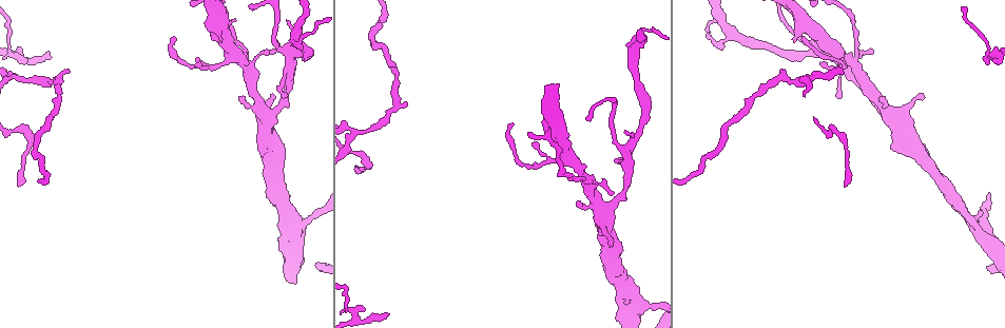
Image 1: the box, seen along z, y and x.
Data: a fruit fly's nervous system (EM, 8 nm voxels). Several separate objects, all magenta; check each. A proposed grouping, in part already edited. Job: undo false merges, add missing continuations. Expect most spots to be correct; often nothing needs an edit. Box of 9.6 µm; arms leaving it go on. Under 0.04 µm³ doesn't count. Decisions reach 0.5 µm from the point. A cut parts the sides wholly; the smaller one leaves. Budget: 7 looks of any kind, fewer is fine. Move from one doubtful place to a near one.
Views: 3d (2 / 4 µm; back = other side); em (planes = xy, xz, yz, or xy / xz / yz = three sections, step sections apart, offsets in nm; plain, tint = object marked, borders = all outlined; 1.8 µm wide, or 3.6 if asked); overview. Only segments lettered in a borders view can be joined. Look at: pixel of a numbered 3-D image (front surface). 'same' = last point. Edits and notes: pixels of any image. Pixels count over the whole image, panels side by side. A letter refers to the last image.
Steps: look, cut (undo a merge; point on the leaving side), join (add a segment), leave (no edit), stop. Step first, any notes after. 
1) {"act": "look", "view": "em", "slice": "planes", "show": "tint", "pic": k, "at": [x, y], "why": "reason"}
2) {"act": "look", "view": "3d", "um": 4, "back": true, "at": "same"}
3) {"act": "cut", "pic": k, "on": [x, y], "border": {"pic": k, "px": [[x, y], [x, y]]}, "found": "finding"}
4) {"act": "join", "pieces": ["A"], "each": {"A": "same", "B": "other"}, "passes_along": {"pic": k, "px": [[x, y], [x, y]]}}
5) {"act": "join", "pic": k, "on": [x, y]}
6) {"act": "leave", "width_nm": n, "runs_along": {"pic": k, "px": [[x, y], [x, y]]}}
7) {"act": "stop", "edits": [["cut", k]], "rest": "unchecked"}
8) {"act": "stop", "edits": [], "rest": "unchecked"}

{"act": "look", "view": "em", "slice": "xz", "step": 16, "show": "tint", "pic": 1, "at": [839, 94], "why": "thin end"}

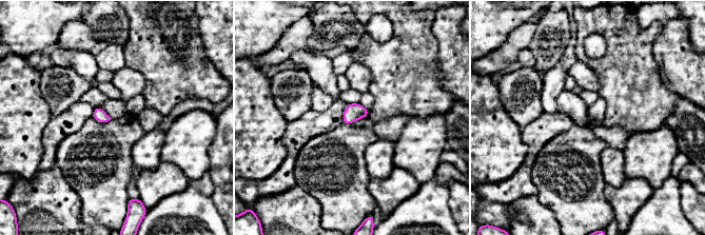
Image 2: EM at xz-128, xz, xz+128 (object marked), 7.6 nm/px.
{"act": "look", "view": "em", "slice": "planes", "show": "borders", "at": "same", "why": "another direction"}

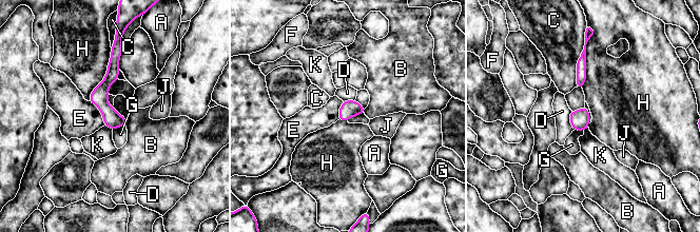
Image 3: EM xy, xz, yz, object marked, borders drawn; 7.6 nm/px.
{"act": "leave", "longest_contact_nm": ["H", 440], "each": {"A": "other", "B": "other", "C": "other", "D": "other", "E": "other", "F": "other", "G": "other", "H": "other", "J": "other", "K": "other"}, "border": {"pic": 3, "px": [[112, 47], [105, 76], [88, 100]]}, "found": "no lettered segment goes on from it"}

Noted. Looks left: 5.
{"act": "look", "view": "em", "slice": "xz", "step": 8, "show": "borders", "pic": 1, "at": [16, 78], "why": "abrupt turn"}

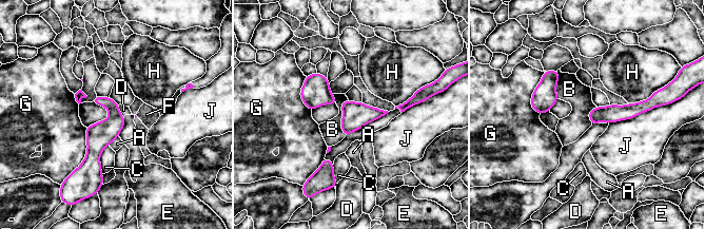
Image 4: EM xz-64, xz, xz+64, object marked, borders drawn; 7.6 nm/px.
{"act": "leave", "width_nm": 120, "each": {"A": "other", "B": "other", "C": "other", "D": "other", "E": "other", "F": "other", "G": "other", "H": "other", "J": "other"}, "runs_along": {"pic": 4, "px": [[100, 98], [113, 123], [92, 175]]}, "found": "continuous, no second cell"}

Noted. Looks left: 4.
{"act": "look", "view": "3d", "um": 4, "pic": 1, "at": [394, 79], "why": "thin neck"}

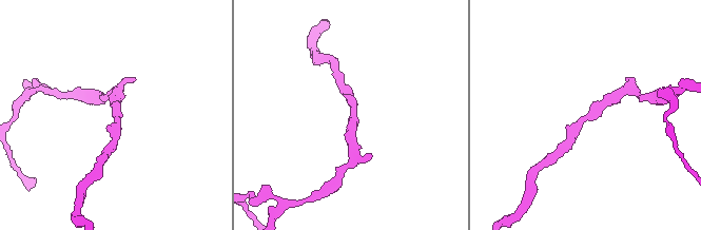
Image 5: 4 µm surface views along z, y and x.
{"act": "look", "view": "em", "slice": "yz", "step": 4, "show": "tint", "pic": 5, "at": [584, 119]}

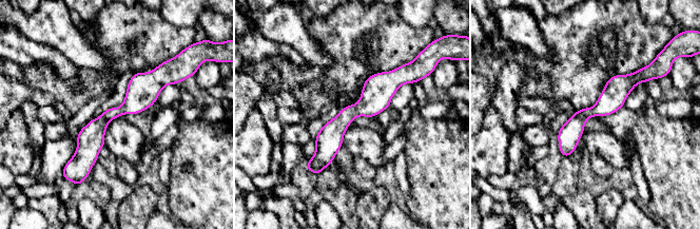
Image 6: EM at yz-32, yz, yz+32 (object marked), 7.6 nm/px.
{"act": "look", "view": "em", "slice": "xz", "step": 4, "show": "borders", "at": "same", "why": "another direction"}

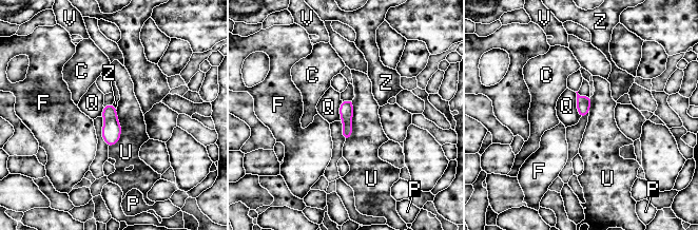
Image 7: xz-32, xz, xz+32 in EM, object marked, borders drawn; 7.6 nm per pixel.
{"act": "leave", "each": {"C": "other", "F": "other", "P": "other", "Q": "other", "U": "other", "V": "other", "Z": "other"}, "border": {"pic": 7, "px": [[575, 92], [576, 110], [580, 117]]}, "found": "all the same cell"}

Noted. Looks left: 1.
{"act": "stop", "edits": [], "rest": "unchecked"}

